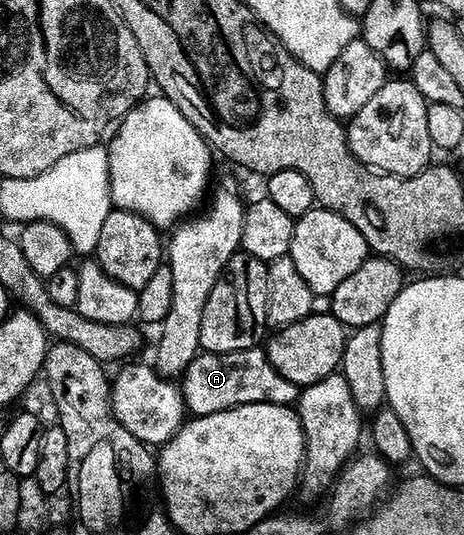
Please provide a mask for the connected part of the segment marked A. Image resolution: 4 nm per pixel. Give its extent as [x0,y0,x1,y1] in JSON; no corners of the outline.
[179,346,299,416]

